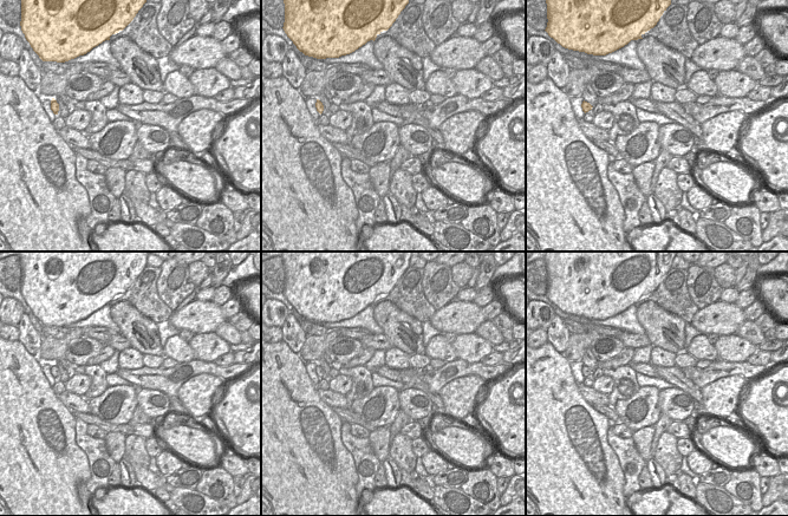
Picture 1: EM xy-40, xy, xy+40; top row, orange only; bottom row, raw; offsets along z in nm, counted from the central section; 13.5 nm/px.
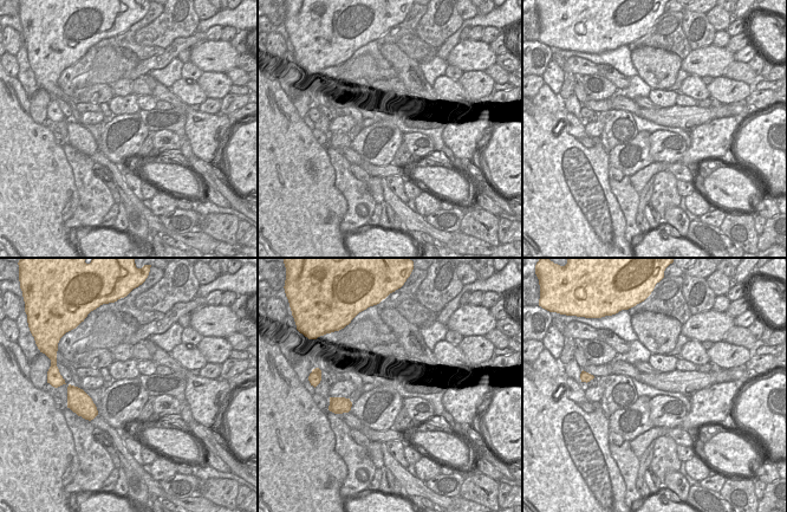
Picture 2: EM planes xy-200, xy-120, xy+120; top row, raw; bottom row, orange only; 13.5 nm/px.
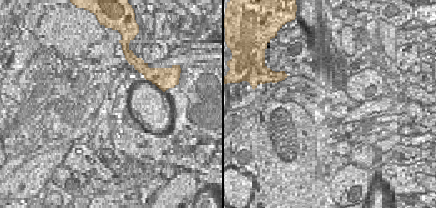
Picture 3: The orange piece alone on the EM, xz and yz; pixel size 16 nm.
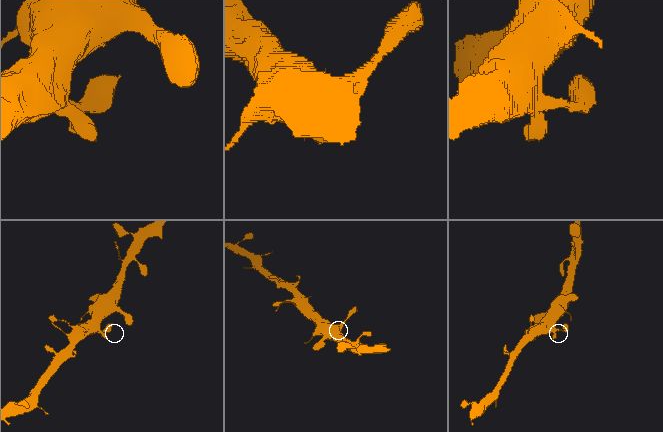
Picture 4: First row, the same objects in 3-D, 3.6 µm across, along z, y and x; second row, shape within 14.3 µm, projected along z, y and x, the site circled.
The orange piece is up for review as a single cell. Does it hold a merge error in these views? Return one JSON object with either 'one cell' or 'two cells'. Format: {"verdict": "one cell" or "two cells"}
{"verdict": "one cell"}

